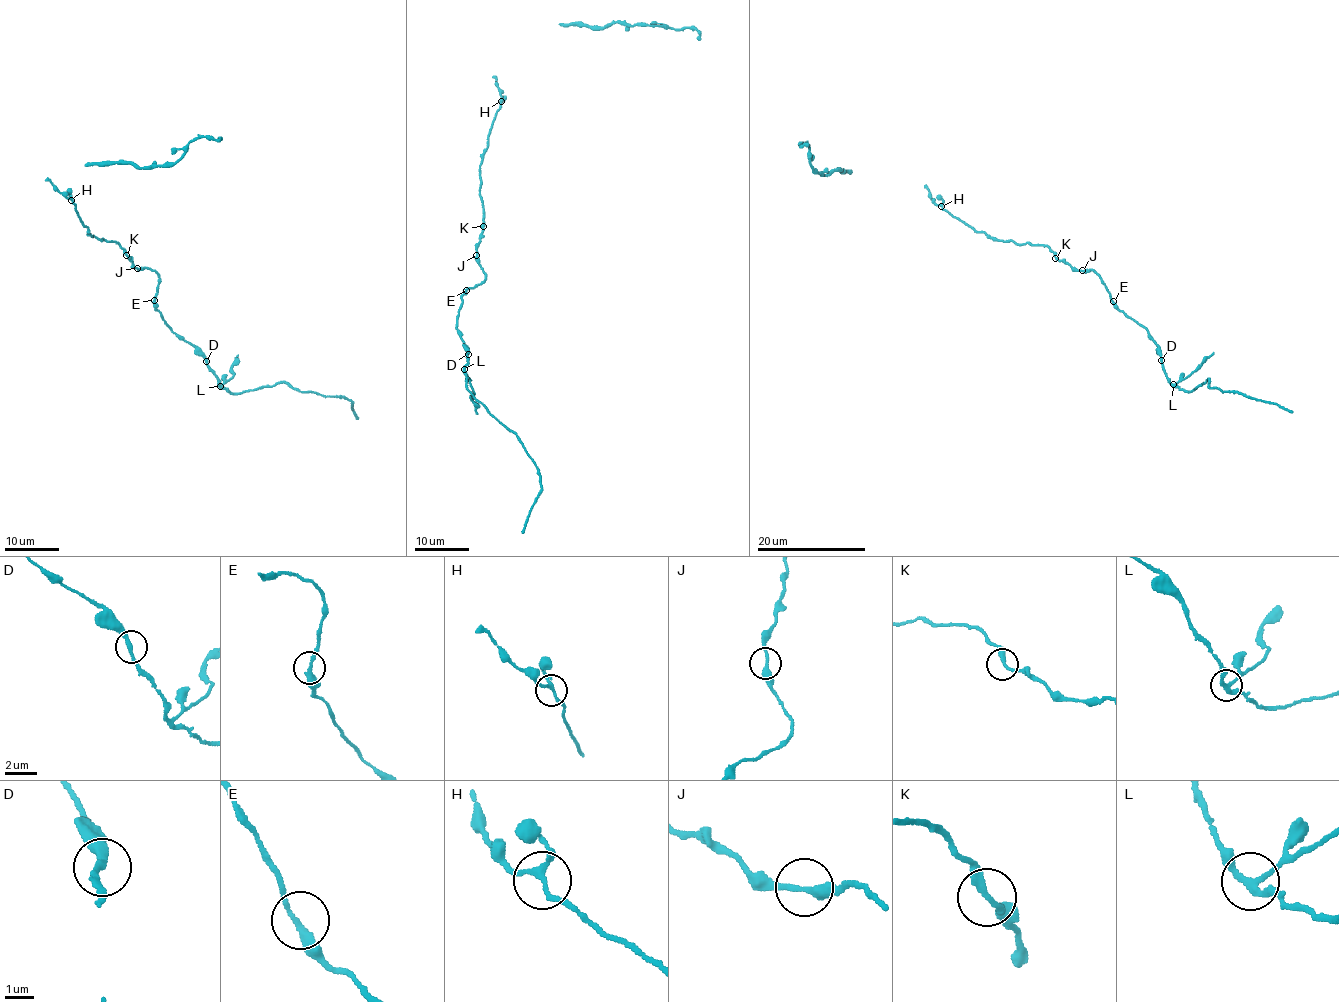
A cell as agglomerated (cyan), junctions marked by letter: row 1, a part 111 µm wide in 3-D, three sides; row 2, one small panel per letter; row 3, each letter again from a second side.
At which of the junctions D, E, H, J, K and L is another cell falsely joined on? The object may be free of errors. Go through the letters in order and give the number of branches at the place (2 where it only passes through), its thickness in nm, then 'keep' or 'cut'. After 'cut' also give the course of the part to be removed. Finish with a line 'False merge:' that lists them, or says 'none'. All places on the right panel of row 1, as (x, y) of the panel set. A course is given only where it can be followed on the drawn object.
D: branches 2; calibre 200 nm; keep
E: branches 2; calibre 260 nm; keep
H: branches 3; calibre 180 nm; keep
J: branches 2; calibre 280 nm; keep
K: branches 2; calibre 240 nm; keep
L: branches 3; calibre 200 nm; cut; course (1173, 384), (1189, 376), (1213, 352)
False merge: L

